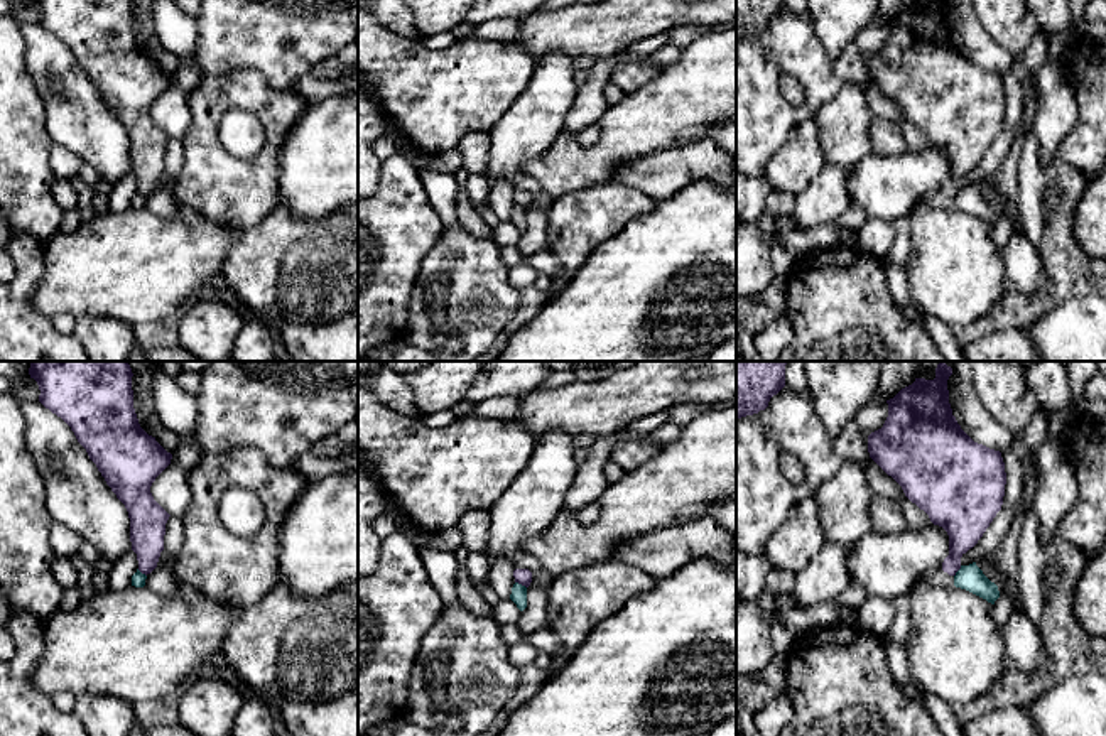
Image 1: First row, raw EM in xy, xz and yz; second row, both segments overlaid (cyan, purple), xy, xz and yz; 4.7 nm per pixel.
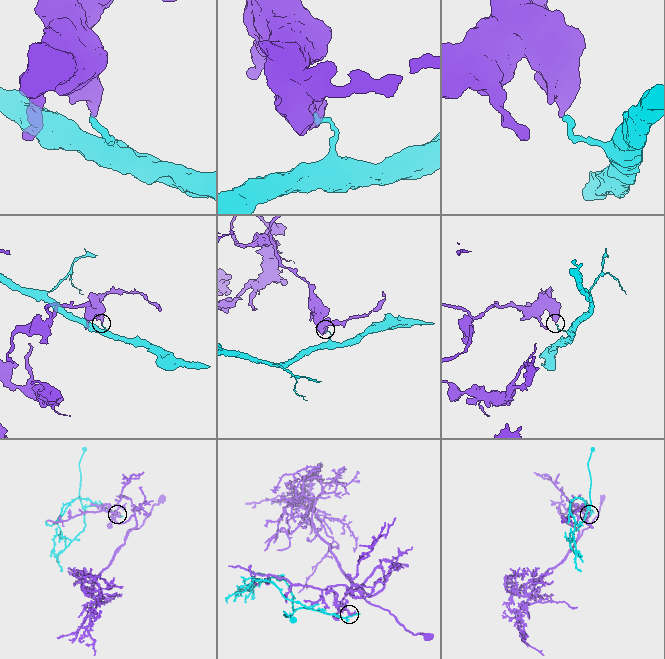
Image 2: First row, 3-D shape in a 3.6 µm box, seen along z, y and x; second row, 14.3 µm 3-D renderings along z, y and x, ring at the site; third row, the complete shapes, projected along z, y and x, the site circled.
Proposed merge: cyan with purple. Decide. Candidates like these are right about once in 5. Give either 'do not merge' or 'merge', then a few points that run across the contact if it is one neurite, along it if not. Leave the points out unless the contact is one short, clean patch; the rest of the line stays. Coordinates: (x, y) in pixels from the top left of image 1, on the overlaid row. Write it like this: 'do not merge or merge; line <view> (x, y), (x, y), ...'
do not merge; line xz (515, 581), (525, 588)

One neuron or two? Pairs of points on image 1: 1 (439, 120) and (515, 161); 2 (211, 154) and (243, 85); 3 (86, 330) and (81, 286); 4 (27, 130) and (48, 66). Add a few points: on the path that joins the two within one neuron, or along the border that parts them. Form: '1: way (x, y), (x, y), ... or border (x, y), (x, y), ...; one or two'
1: border (512, 100), (512, 105), (488, 132); two
2: way (208, 137), (208, 119), (227, 100); one
3: border (76, 319), (102, 316), (124, 323); two
4: border (24, 58), (26, 70), (43, 103), (48, 134); two

